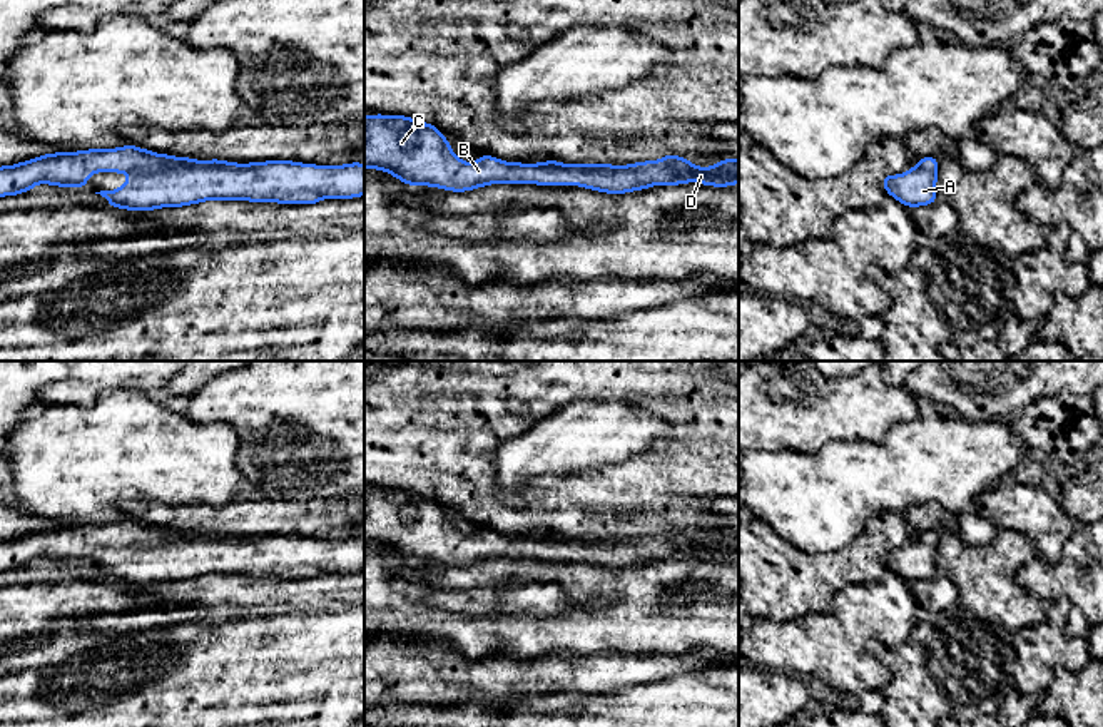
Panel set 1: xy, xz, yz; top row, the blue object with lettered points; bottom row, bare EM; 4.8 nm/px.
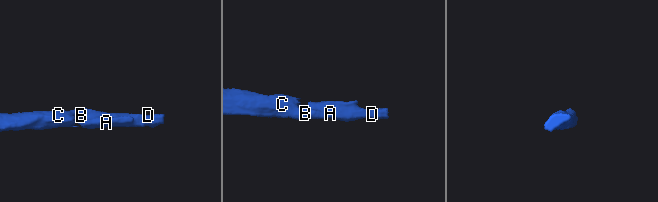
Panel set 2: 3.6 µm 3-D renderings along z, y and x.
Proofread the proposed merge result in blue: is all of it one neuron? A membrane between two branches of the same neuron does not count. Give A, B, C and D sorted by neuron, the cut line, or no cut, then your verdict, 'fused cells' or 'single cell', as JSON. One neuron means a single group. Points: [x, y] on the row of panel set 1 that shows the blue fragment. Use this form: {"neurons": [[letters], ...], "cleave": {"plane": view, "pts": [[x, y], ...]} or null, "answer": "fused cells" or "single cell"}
{"neurons": [["A", "B", "C", "D"]], "cleave": null, "answer": "single cell"}

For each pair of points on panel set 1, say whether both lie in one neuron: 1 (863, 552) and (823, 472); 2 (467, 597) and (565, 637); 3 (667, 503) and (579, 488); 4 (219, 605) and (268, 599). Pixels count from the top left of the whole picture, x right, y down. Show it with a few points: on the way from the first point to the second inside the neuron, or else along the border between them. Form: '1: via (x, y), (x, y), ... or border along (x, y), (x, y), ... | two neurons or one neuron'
1: border along (886, 512), (871, 515), (843, 549), (819, 552) | two neurons
2: border along (480, 612), (527, 612), (543, 617) | two neurons
3: via (645, 488), (600, 488) | one neuron
4: via (231, 599), (256, 599) | one neuron

